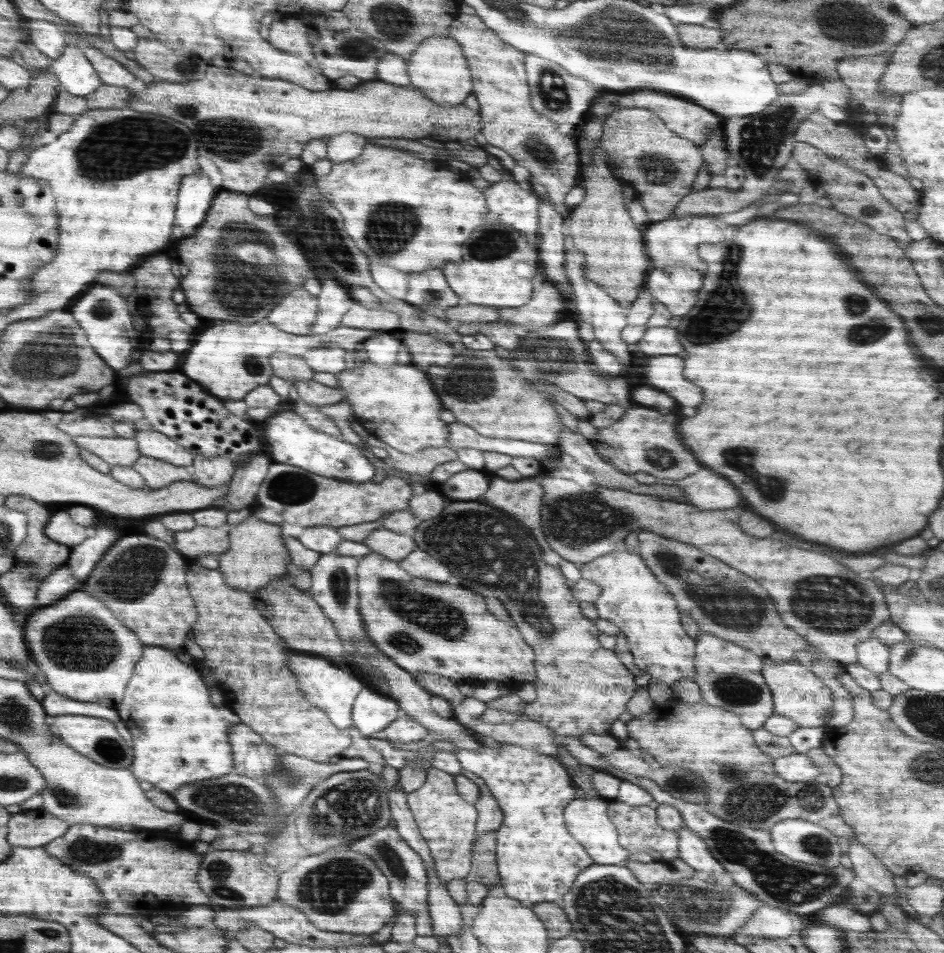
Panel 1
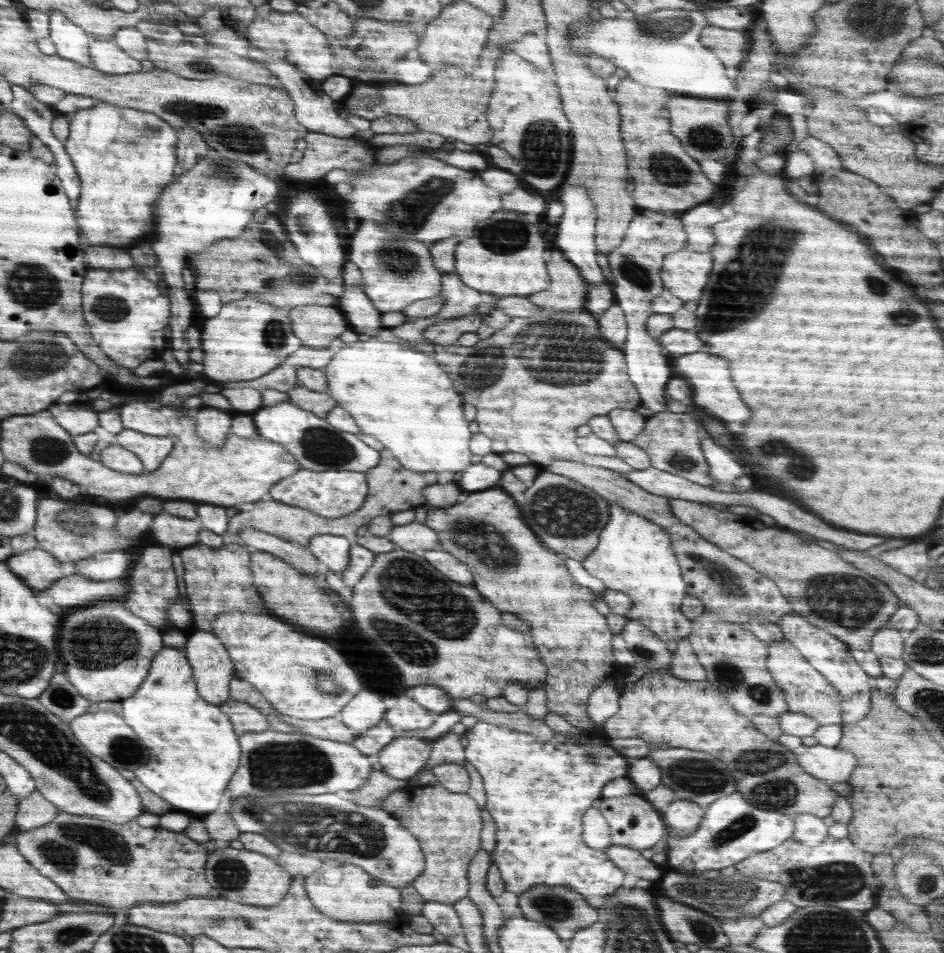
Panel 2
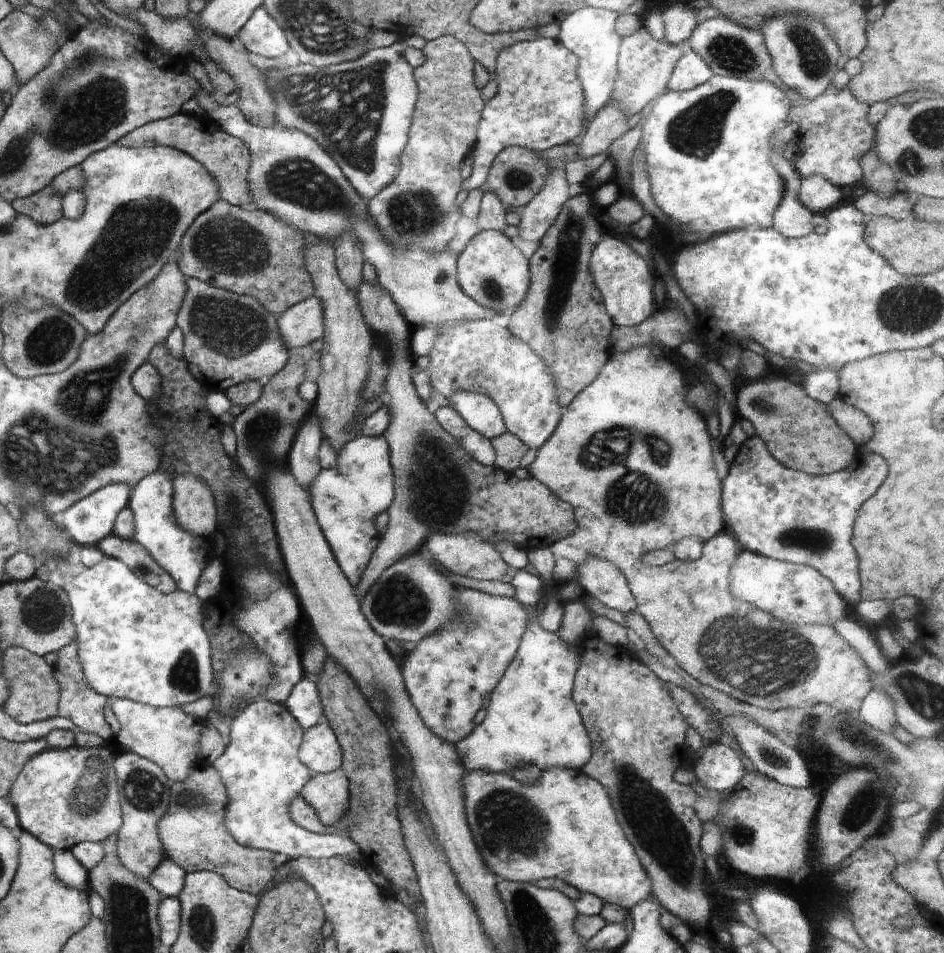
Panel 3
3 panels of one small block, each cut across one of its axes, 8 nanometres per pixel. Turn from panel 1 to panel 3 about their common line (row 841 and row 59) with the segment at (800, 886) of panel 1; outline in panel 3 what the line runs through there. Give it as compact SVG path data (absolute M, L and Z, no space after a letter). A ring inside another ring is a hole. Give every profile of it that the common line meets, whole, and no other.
M723 15L698 23L688 38L688 50L696 52L711 69L713 75L766 80L785 92L791 106L787 119L799 126L800 154L794 158L794 166L802 176L819 175L836 186L854 186L863 180L862 156L871 150L875 128L869 124L866 104L856 100L849 90L836 90L831 84L815 100L807 100L795 91L790 91L777 77L763 42L763 35L743 28L736 22L735 15L728 19Z

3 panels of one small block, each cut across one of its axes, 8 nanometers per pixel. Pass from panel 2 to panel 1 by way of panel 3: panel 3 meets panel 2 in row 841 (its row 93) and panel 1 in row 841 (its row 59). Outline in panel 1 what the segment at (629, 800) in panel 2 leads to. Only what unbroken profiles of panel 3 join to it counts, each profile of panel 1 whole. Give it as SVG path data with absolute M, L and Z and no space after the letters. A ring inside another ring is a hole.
M617 799L607 800L607 816L615 825L619 835L618 843L629 851L630 855L636 852L658 851L663 861L670 863L679 858L679 836L674 832L663 830L657 822L657 803L650 803L644 806L630 806Z

